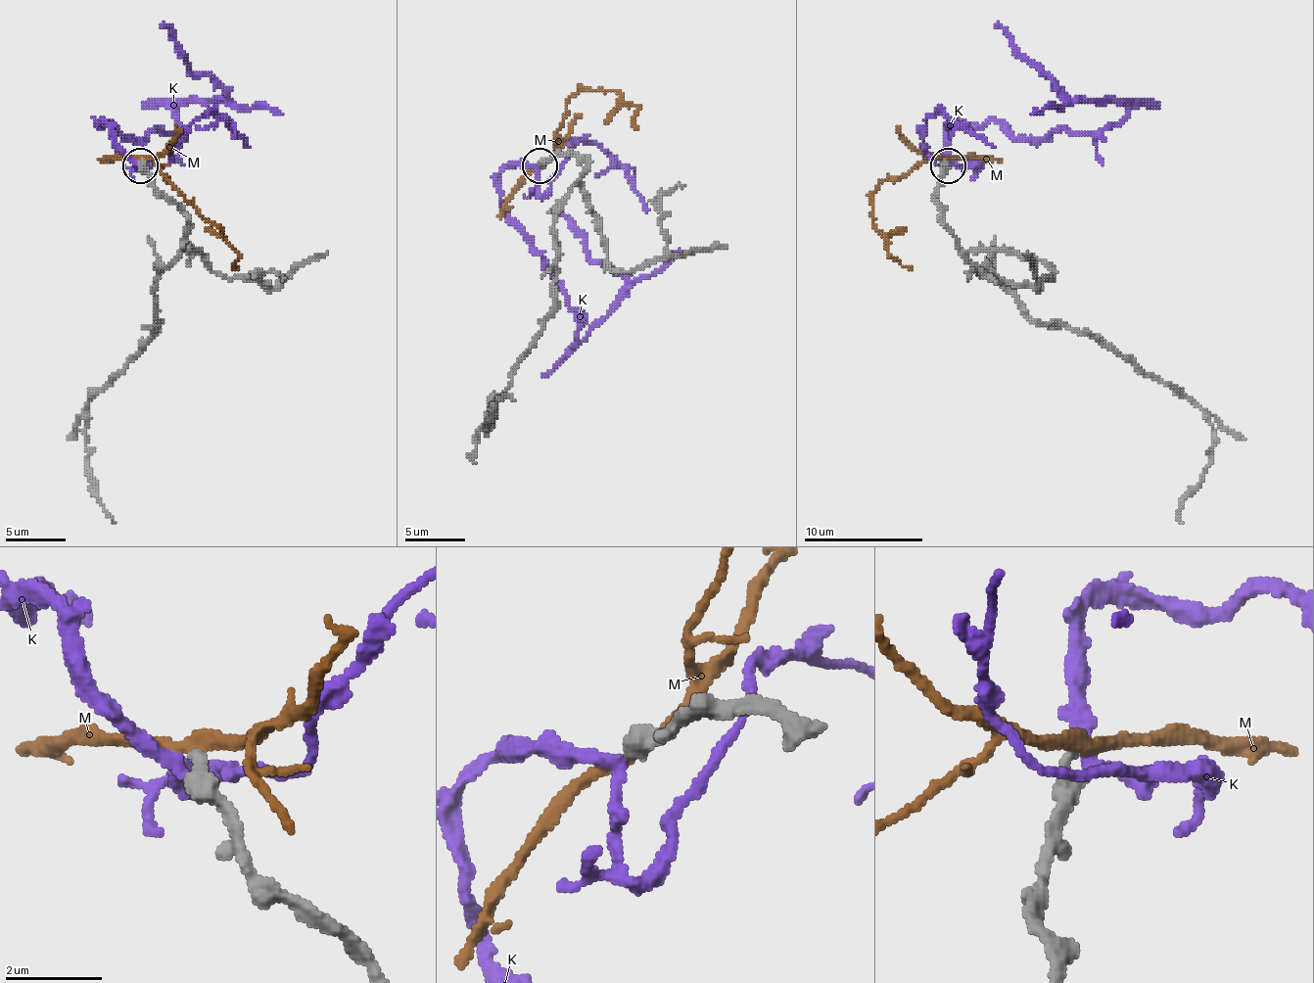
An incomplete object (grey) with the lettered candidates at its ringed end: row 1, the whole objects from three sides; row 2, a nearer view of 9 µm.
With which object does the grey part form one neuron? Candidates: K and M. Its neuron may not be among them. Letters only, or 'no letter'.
K

